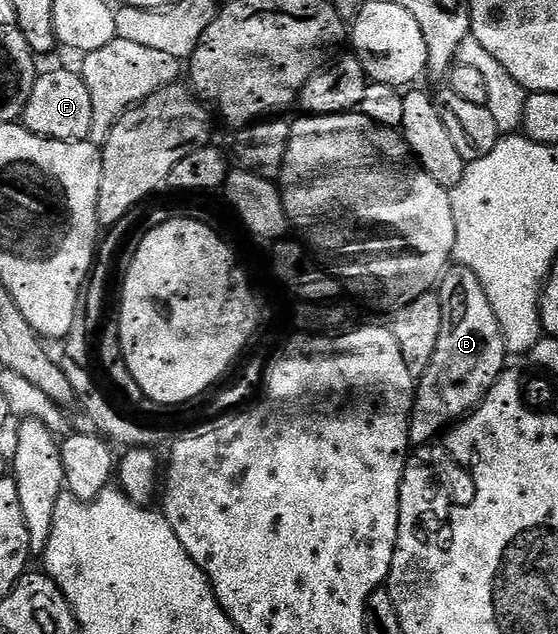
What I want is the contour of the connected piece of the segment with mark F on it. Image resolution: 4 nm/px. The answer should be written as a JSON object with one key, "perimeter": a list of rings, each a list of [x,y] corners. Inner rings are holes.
{"perimeter":[[[51,70],[40,73],[33,84],[29,104],[25,104],[22,125],[29,132],[42,138],[52,138],[58,142],[85,142],[90,139],[93,128],[93,100],[85,84],[82,73],[71,70]]]}

